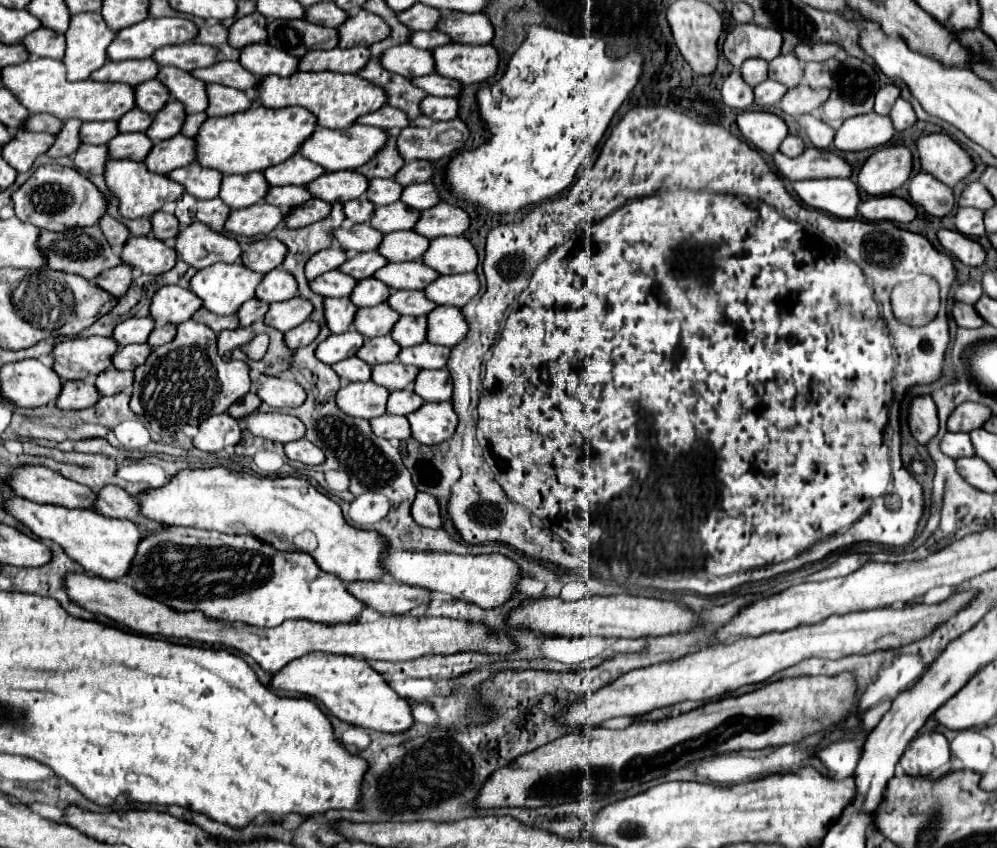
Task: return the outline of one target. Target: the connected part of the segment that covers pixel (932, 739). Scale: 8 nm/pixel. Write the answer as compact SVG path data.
M923 732L911 740L899 766L909 776L933 776L949 760L949 742L941 732Z

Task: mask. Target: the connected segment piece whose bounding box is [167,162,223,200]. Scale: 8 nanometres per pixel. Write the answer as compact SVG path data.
M195 162L189 166L177 168L177 170L169 172L167 176L171 180L183 184L191 196L201 198L201 200L219 196L219 188L221 188L221 180L223 180L221 172L215 172L213 168L199 168L199 164L195 164Z

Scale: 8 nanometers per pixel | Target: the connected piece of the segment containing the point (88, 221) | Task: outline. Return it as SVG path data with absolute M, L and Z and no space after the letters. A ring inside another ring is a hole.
M59 164L39 166L37 172L33 172L31 178L17 192L13 192L13 206L17 218L21 222L29 222L37 228L47 228L51 232L97 226L99 220L105 216L107 204L107 198L97 190L97 186L87 176L79 174L75 168L65 168Z

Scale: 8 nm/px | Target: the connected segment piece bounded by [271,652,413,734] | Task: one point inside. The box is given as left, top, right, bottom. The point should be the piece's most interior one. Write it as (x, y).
(351, 690)

